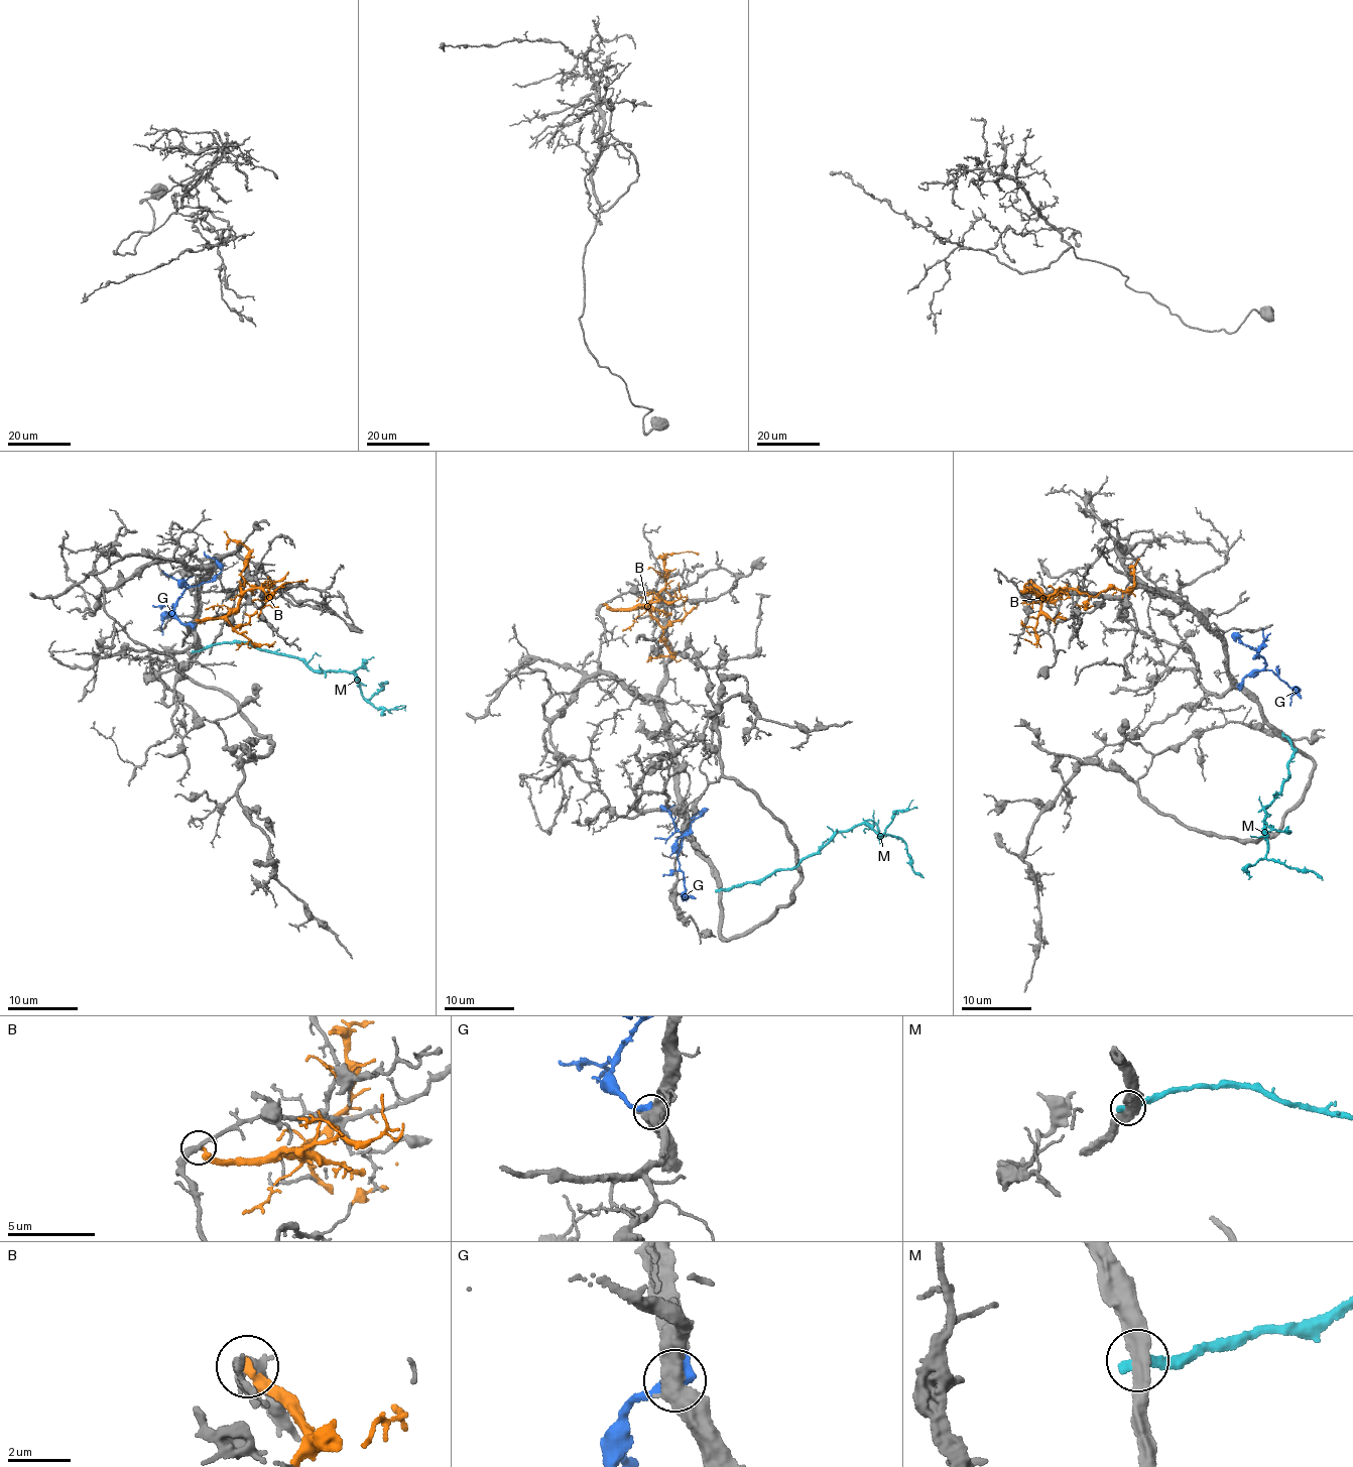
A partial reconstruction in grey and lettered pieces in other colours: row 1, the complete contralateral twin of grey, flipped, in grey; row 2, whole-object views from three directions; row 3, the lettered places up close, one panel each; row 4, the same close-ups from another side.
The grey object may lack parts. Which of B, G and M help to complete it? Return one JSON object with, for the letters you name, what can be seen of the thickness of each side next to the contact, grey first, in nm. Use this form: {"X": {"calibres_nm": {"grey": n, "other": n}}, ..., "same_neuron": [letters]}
{"same_neuron": []}

